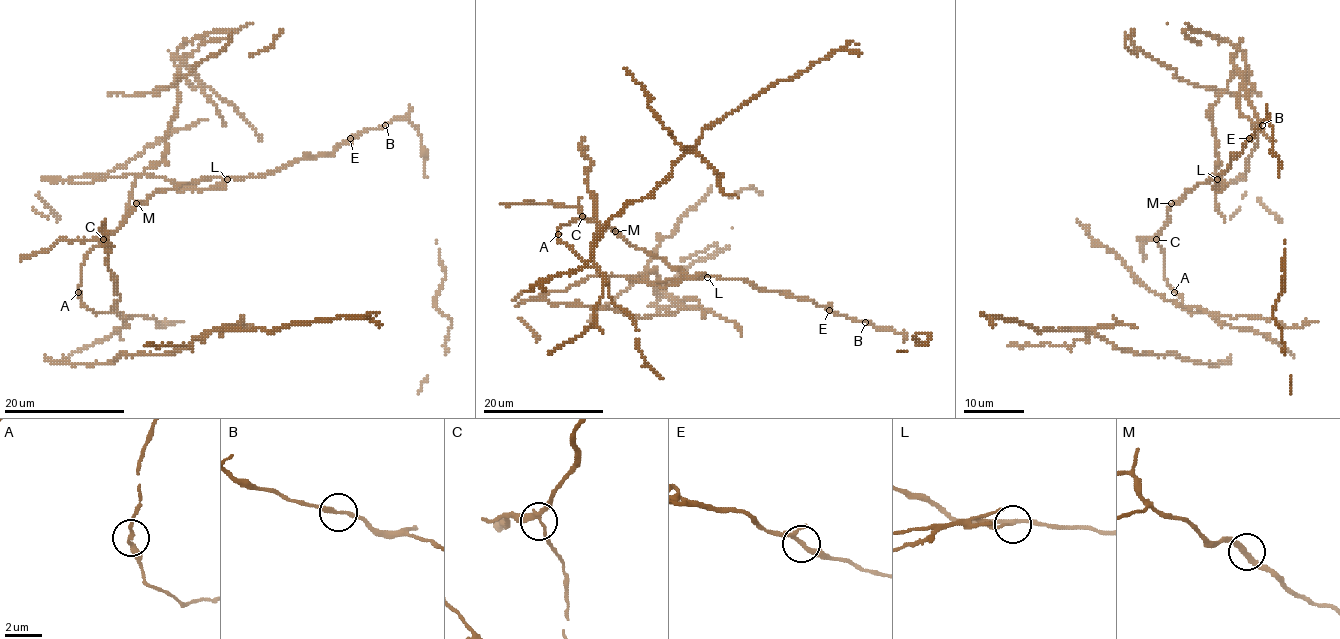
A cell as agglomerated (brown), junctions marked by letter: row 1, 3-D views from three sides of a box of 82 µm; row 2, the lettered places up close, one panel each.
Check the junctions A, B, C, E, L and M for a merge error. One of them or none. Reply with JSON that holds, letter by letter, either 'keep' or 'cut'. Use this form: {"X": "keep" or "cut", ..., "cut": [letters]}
{"A": "keep", "B": "keep", "C": "keep", "E": "keep", "L": "cut", "M": "keep", "cut": ["L"]}

